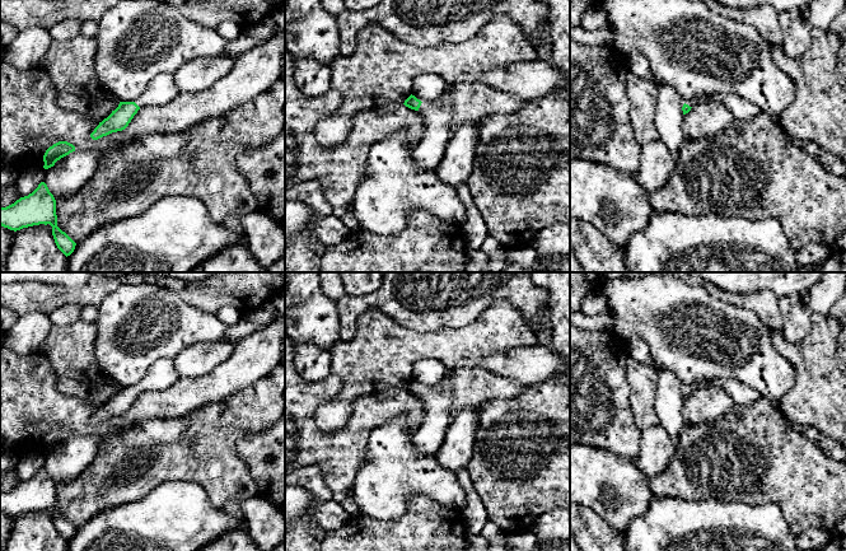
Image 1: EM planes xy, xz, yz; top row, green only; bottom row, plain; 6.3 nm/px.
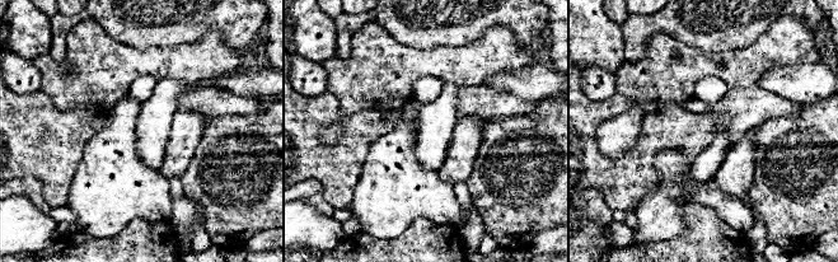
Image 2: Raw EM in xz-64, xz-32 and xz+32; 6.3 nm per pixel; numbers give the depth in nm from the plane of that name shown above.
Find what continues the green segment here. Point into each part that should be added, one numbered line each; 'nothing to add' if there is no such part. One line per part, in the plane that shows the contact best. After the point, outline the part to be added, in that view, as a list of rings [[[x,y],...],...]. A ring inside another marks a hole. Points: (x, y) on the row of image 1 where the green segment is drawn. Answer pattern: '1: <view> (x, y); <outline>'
1: xz (438, 113); [[[447,87],[438,99],[422,102],[419,112],[424,117],[425,131],[415,148],[413,158],[419,169],[435,169],[453,136],[453,104],[449,88]]]

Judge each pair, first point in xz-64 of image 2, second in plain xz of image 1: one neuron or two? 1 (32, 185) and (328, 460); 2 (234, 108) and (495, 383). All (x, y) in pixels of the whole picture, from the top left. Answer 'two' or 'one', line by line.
1: two
2: one

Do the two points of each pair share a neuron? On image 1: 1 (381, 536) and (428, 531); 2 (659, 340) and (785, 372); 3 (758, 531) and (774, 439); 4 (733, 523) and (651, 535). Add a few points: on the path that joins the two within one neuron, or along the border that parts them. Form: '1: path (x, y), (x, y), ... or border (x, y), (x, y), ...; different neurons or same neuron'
1: path (392, 536), (416, 536); same neuron
2: path (691, 358), (727, 368), (730, 372), (753, 367); same neuron
3: border (733, 502), (743, 504), (775, 503), (788, 522); different neurons
4: path (713, 527), (695, 528), (687, 533), (672, 535); same neuron

